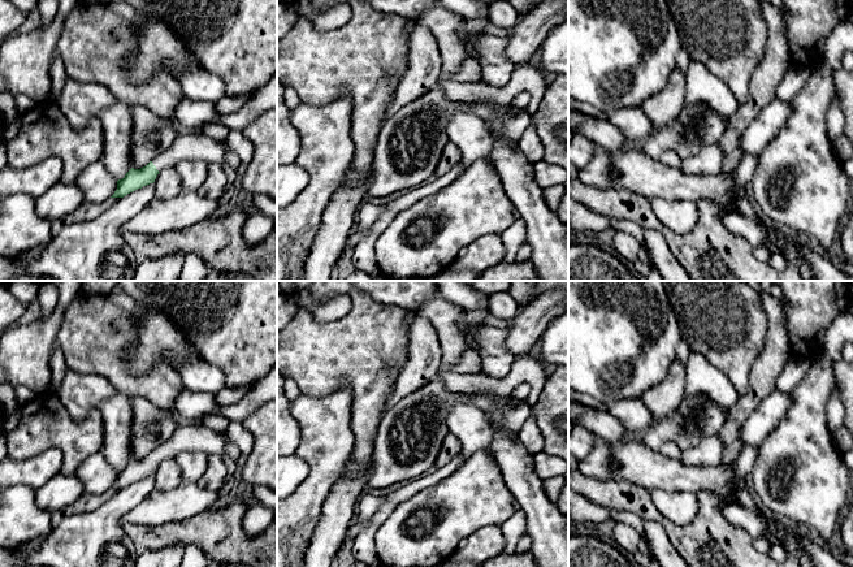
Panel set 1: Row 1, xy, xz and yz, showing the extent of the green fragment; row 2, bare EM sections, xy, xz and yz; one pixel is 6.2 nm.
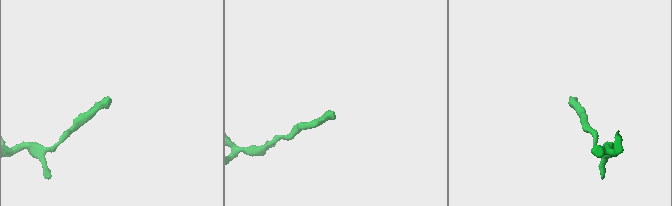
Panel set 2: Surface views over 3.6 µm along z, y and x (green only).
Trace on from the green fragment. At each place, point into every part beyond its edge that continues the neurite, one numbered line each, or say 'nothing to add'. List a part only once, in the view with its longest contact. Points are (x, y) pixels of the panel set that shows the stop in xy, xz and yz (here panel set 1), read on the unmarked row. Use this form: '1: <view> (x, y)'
1: xy (193, 437)

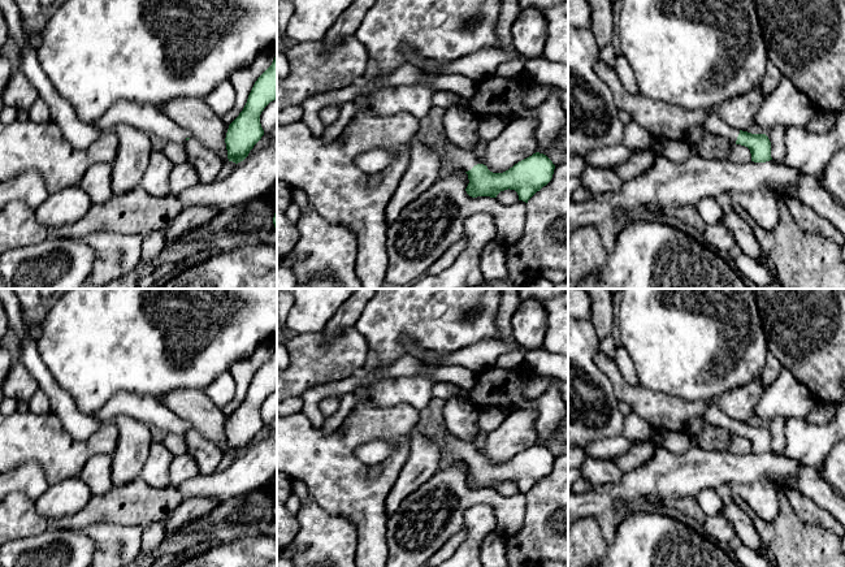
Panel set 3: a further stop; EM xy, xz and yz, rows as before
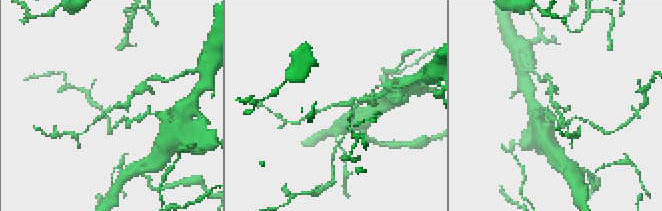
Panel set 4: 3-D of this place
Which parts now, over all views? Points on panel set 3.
1: xz (459, 450)

